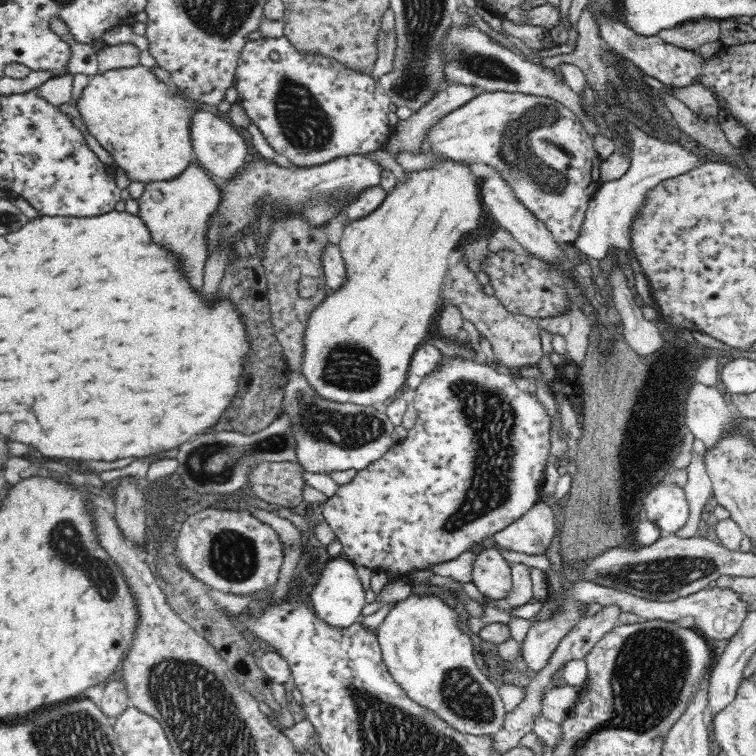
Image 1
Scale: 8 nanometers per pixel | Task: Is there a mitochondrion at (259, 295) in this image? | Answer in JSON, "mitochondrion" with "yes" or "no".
{"mitochondrion":"no"}

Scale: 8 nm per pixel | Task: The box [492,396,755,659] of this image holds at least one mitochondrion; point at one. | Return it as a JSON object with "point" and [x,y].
{"point":[661,576]}

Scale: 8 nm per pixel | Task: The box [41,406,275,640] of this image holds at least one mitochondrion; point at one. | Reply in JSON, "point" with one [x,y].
{"point":[67,543]}

